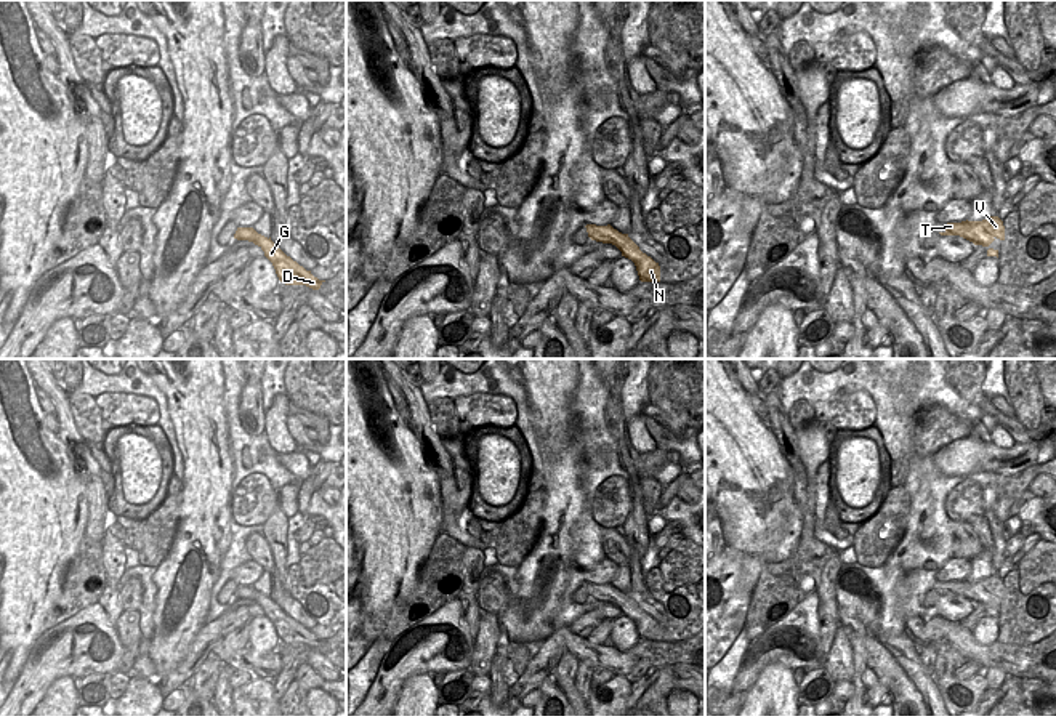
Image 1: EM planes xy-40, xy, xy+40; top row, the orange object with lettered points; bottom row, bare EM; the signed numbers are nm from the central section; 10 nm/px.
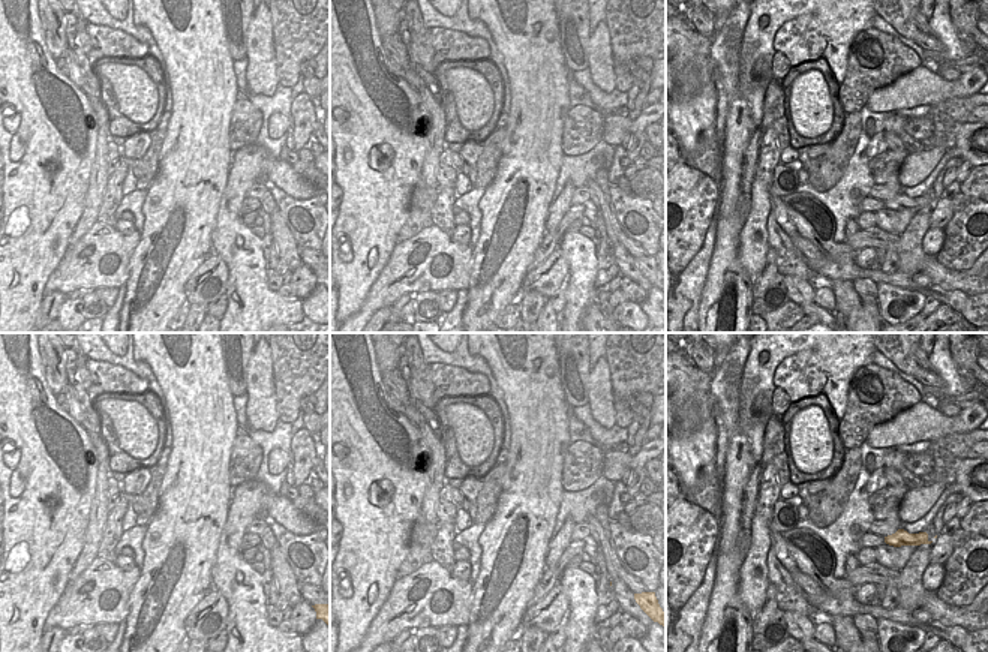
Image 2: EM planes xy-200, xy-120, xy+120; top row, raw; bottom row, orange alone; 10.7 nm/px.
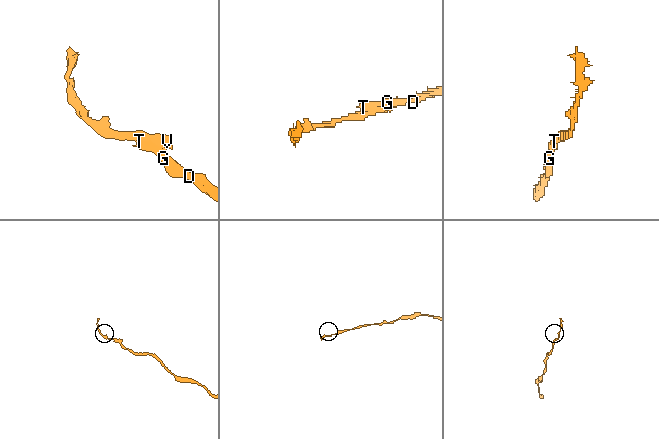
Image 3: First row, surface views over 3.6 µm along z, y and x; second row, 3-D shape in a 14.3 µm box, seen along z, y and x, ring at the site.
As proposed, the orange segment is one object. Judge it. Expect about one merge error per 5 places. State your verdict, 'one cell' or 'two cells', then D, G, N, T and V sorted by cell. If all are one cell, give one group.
two cells; groups D G N T / V

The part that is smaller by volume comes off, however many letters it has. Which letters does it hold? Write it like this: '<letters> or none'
V

